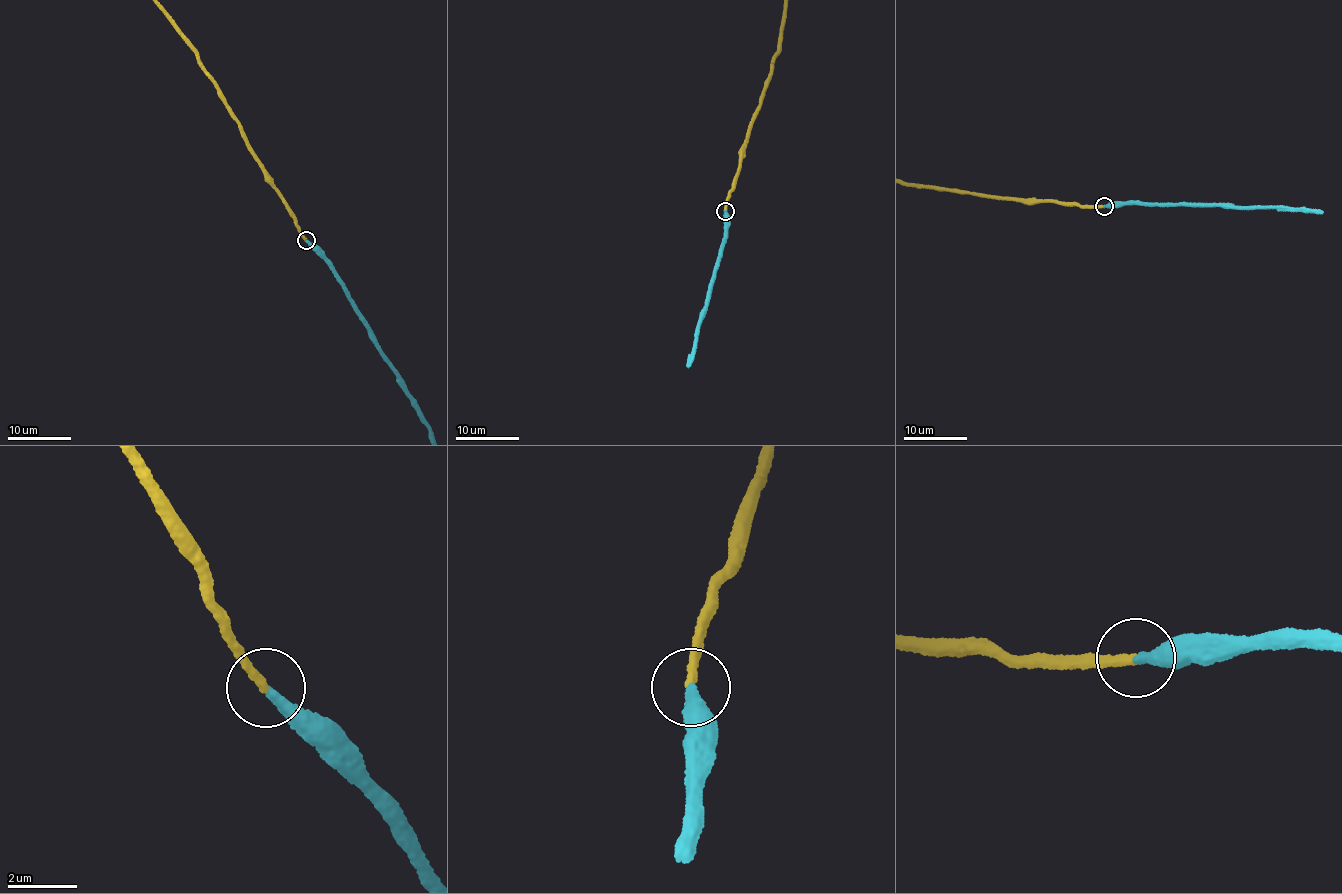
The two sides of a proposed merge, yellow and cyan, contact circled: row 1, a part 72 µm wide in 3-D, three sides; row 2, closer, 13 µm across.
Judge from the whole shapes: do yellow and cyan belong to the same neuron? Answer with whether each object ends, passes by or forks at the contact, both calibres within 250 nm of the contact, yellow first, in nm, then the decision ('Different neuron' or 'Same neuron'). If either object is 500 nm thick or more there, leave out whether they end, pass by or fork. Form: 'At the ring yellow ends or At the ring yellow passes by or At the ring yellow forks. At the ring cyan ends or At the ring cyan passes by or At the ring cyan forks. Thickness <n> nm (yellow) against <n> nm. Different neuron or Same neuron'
At the ring yellow ends. At the ring cyan ends. Thickness 280 nm (yellow) against 320 nm. Same neuron

